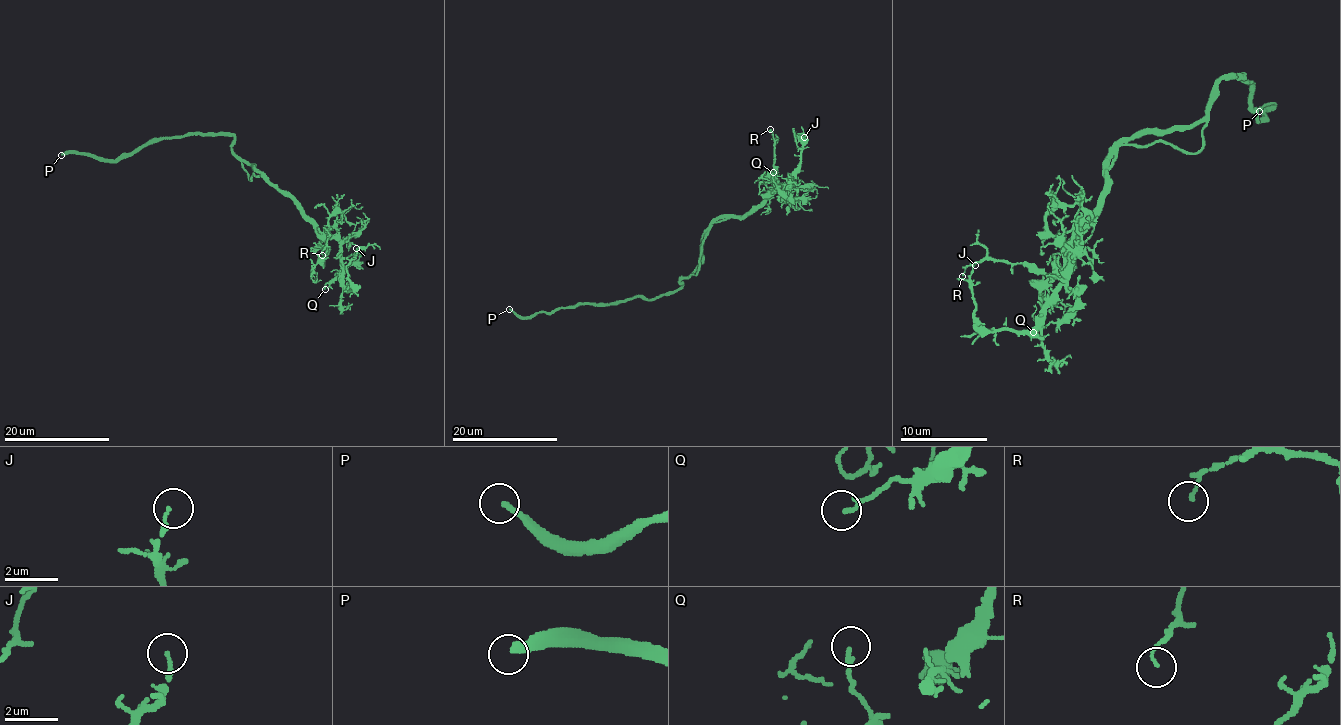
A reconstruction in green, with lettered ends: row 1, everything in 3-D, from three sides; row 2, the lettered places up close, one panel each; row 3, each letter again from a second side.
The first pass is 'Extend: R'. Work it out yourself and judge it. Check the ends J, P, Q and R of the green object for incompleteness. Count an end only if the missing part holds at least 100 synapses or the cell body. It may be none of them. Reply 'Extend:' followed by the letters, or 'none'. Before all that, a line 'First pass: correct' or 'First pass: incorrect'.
First pass: incorrect
Extend: P

